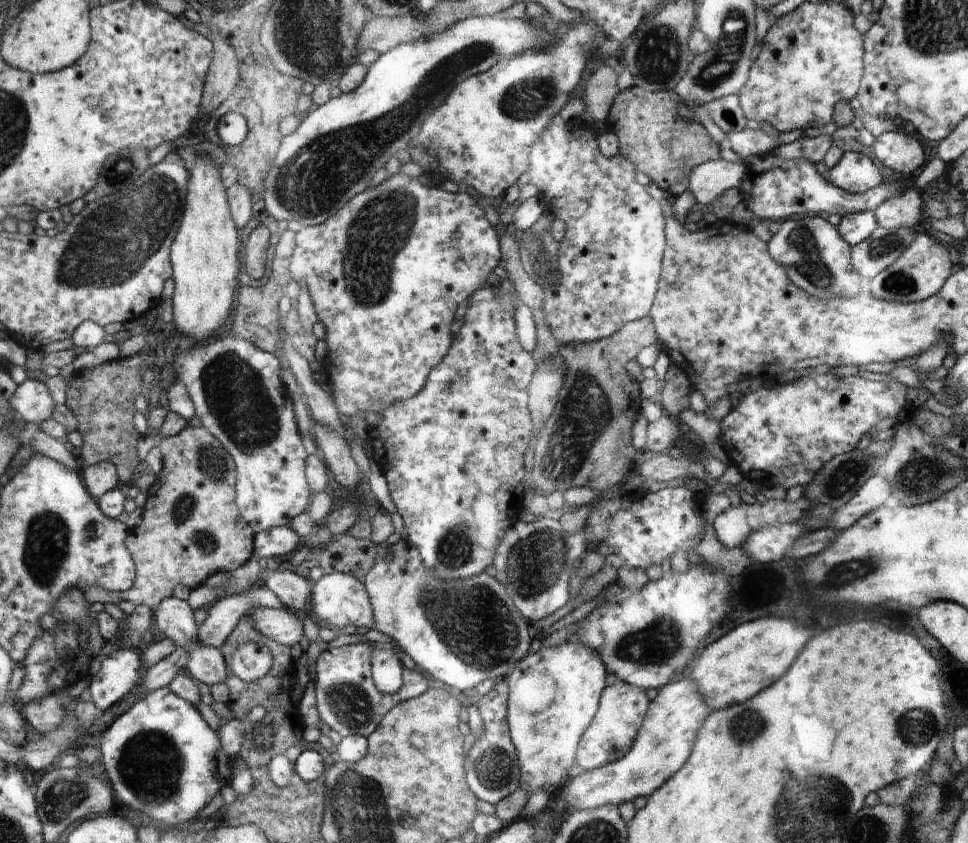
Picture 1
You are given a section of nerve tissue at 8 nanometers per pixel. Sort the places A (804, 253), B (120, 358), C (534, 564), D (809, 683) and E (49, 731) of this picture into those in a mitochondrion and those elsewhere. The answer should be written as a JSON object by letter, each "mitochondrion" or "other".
{"A":"mitochondrion","B":"other","C":"mitochondrion","D":"other","E":"other"}

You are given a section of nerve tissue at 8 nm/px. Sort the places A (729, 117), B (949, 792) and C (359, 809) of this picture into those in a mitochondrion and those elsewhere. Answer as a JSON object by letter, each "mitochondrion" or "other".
{"A":"mitochondrion","B":"other","C":"mitochondrion"}

